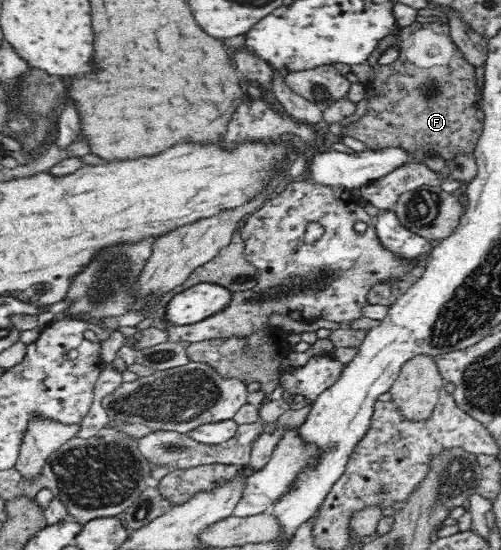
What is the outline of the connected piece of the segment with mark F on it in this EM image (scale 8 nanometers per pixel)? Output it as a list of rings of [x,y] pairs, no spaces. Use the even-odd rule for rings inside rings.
[[[444,21],[427,22],[427,25],[420,23],[419,25],[409,25],[407,29],[402,27],[402,52],[401,57],[389,65],[382,64],[383,53],[386,48],[393,46],[394,39],[392,37],[383,38],[381,43],[374,49],[372,55],[368,58],[370,66],[374,69],[374,79],[365,85],[365,93],[367,94],[367,110],[366,114],[357,121],[351,122],[343,127],[343,135],[354,137],[366,144],[369,150],[385,149],[385,148],[403,148],[412,151],[417,157],[417,161],[423,158],[433,158],[440,156],[445,160],[452,160],[458,155],[473,154],[475,146],[482,136],[484,126],[484,111],[482,108],[477,109],[473,106],[475,101],[481,104],[482,97],[477,94],[477,80],[475,80],[476,68],[469,64],[462,52],[459,52],[459,46],[451,37],[450,29]],[[413,33],[435,33],[437,37],[441,37],[443,41],[443,53],[445,53],[445,43],[447,43],[447,59],[453,65],[449,67],[447,64],[441,67],[433,67],[433,69],[419,69],[417,65],[413,65]]]

